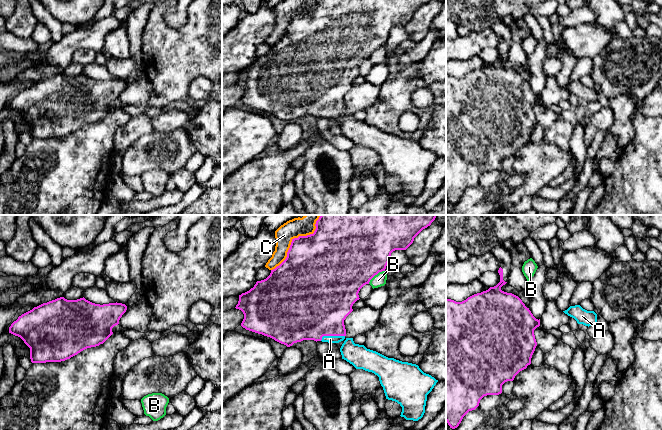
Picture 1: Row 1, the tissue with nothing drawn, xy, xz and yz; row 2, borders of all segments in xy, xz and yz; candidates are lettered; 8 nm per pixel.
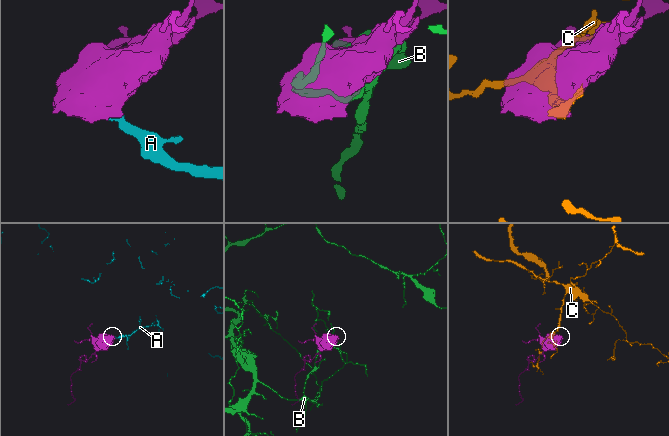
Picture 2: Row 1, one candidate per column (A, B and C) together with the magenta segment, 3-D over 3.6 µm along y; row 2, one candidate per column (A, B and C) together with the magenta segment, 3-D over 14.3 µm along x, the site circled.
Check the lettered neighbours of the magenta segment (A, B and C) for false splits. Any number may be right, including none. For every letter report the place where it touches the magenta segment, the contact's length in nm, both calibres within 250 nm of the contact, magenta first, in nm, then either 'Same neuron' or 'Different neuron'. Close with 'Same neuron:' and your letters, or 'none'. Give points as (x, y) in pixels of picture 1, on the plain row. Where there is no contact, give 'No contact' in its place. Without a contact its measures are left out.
A: Touches magenta at xz (331, 111). Shared border 200 nm. Thickness 460 nm (magenta) against 60 nm. Same neuron
B: Touches magenta at xz (375, 50). Shared border 170 nm. Thickness 500 nm (magenta) against 100 nm. Different neuron
C: Touches magenta at xz (291, 18). Shared border 500 nm. Thickness 460 nm (magenta) against 150 nm. Different neuron
Same neuron: A

